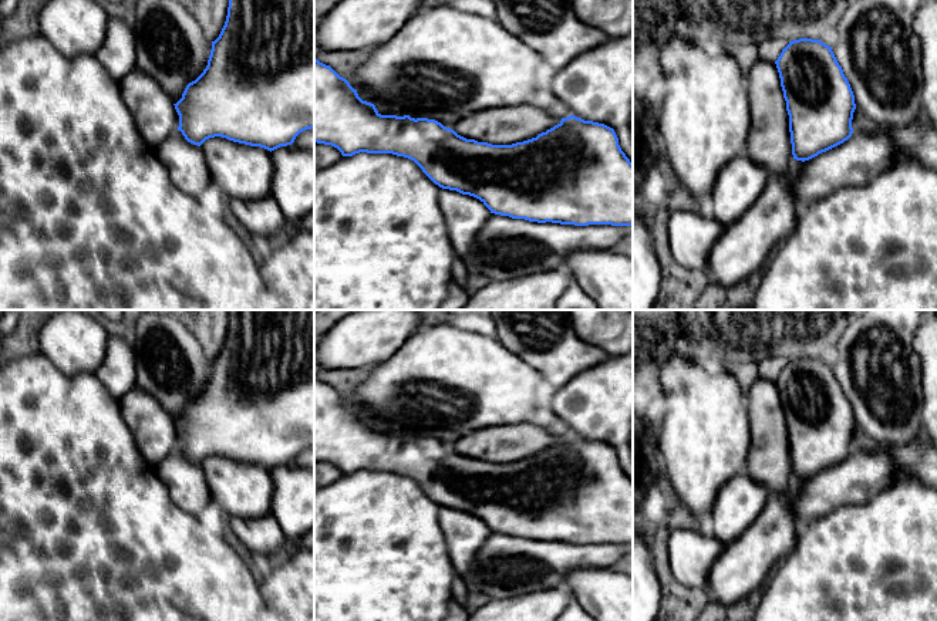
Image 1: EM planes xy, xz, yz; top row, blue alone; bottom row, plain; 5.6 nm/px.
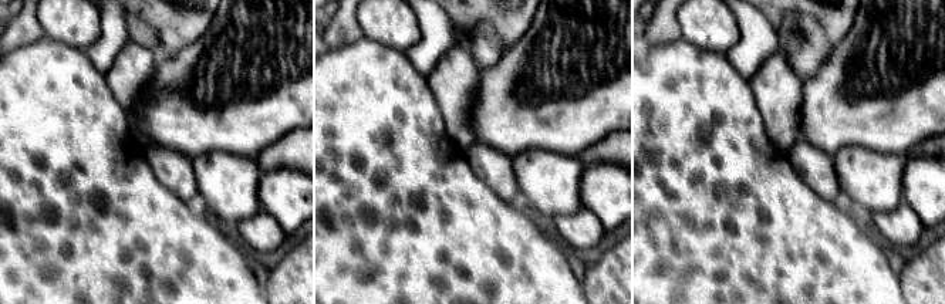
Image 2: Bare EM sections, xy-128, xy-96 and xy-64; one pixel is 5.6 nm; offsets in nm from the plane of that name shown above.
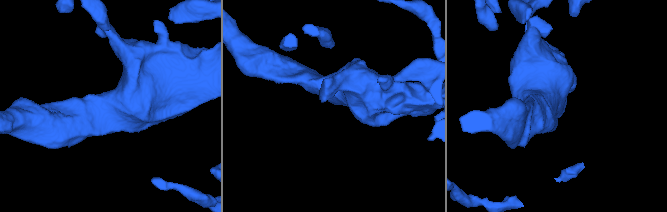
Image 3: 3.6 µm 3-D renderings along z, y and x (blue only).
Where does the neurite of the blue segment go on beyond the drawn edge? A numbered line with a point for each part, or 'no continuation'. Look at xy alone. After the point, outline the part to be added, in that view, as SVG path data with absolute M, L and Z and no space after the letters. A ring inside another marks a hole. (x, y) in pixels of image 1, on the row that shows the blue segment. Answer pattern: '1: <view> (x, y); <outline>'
no continuation

